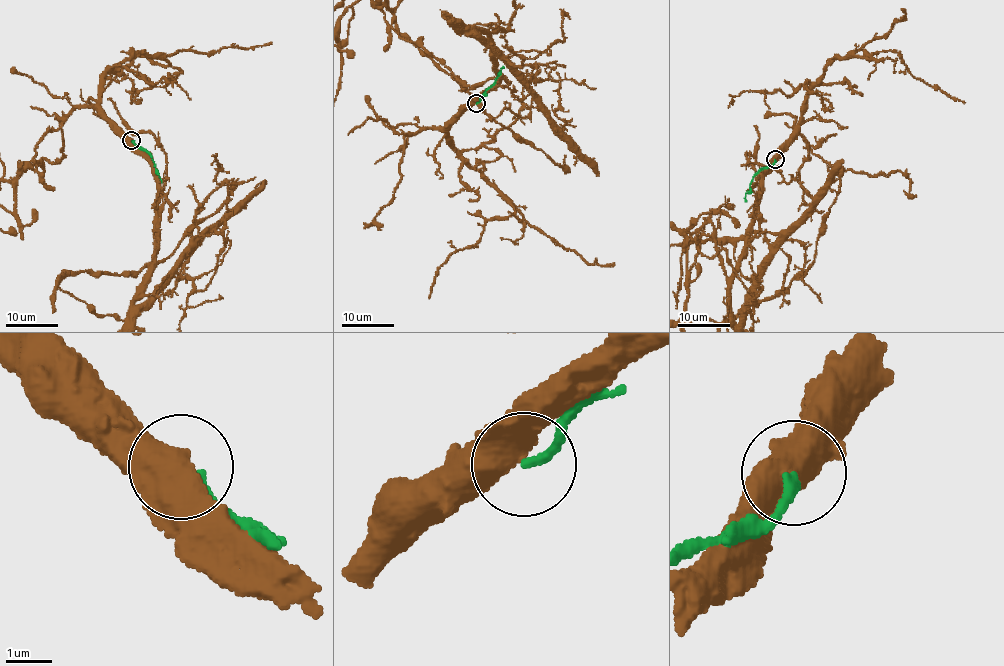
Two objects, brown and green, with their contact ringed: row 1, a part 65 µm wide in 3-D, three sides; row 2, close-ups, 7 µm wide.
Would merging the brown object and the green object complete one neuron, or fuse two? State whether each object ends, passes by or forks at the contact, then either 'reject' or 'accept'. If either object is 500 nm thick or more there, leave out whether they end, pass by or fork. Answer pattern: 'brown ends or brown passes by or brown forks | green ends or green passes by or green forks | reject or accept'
reject

